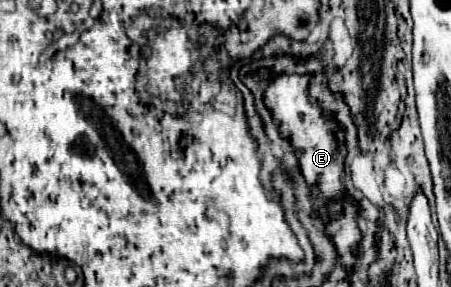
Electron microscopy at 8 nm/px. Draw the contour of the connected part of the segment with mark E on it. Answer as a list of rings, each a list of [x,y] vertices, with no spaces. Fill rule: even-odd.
[[[281,75],[269,81],[265,89],[265,105],[273,111],[273,117],[279,123],[281,135],[289,137],[297,149],[301,171],[309,185],[317,185],[319,203],[327,203],[329,199],[343,197],[345,189],[341,183],[343,175],[343,133],[337,129],[333,121],[321,117],[321,111],[307,97],[307,75]],[[339,141],[339,143],[337,143]],[[323,179],[323,183],[321,183]]]

